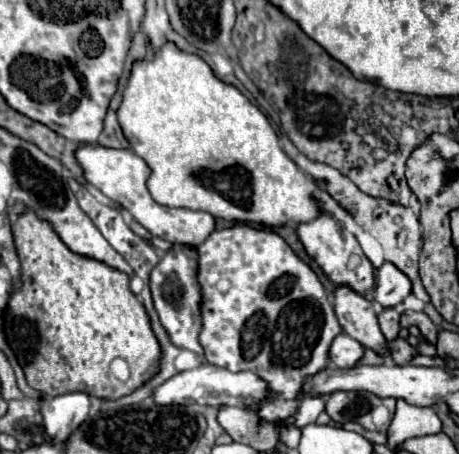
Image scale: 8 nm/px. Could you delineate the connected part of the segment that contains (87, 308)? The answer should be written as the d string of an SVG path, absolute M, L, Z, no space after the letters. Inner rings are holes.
M24 210L12 224L14 244L20 260L20 284L10 292L8 304L4 308L4 336L16 354L28 384L48 396L60 396L68 392L88 392L98 398L120 398L134 392L148 378L158 372L160 344L150 328L148 314L138 298L130 290L130 276L122 270L110 268L88 256L78 256L70 252L60 236L38 218L34 210ZM122 356L128 360L132 370L132 382L120 382L110 372L112 358Z

